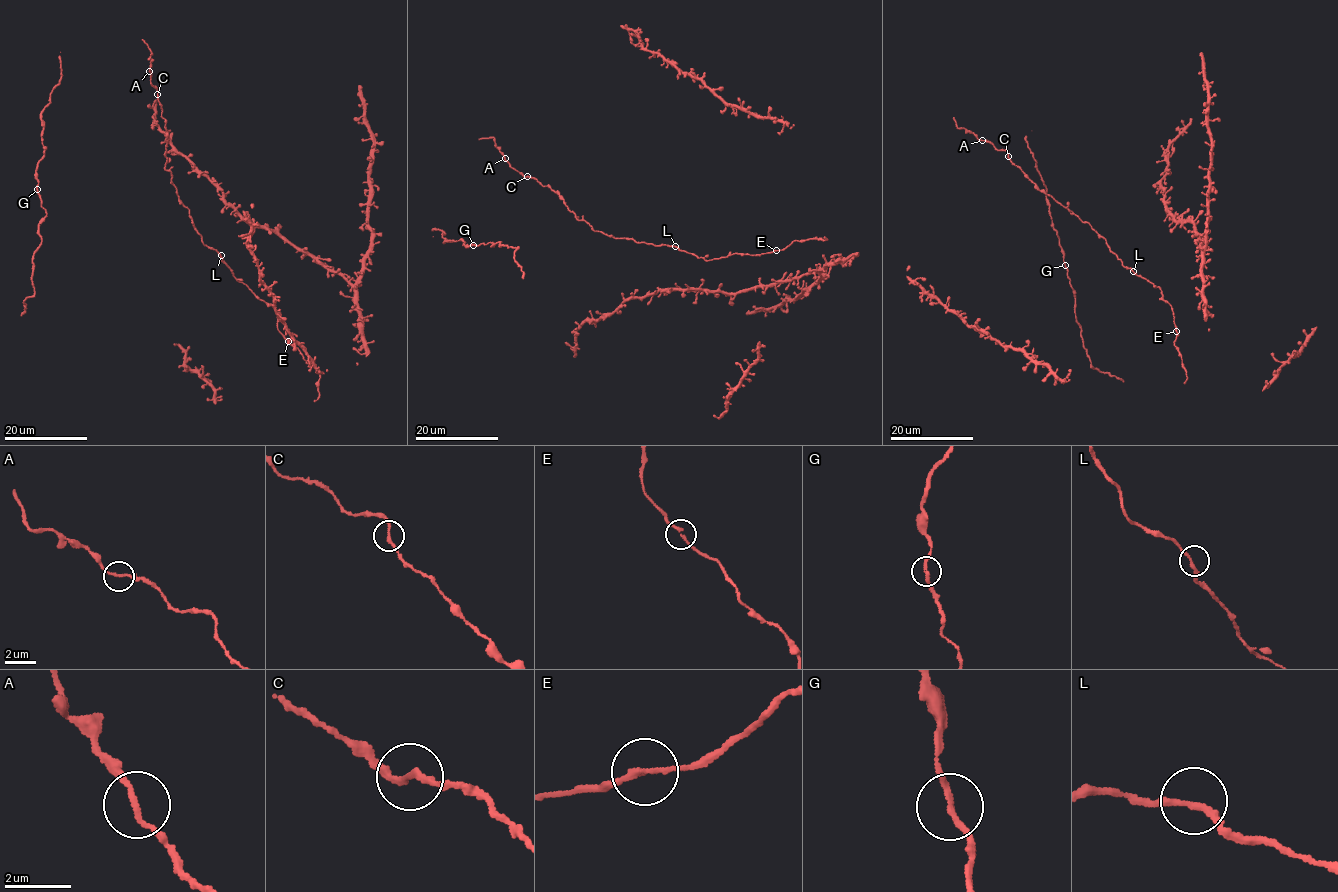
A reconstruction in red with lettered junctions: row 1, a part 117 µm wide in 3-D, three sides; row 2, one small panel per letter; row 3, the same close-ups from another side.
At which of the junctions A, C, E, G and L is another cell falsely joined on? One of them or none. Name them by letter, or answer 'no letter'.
no letter

